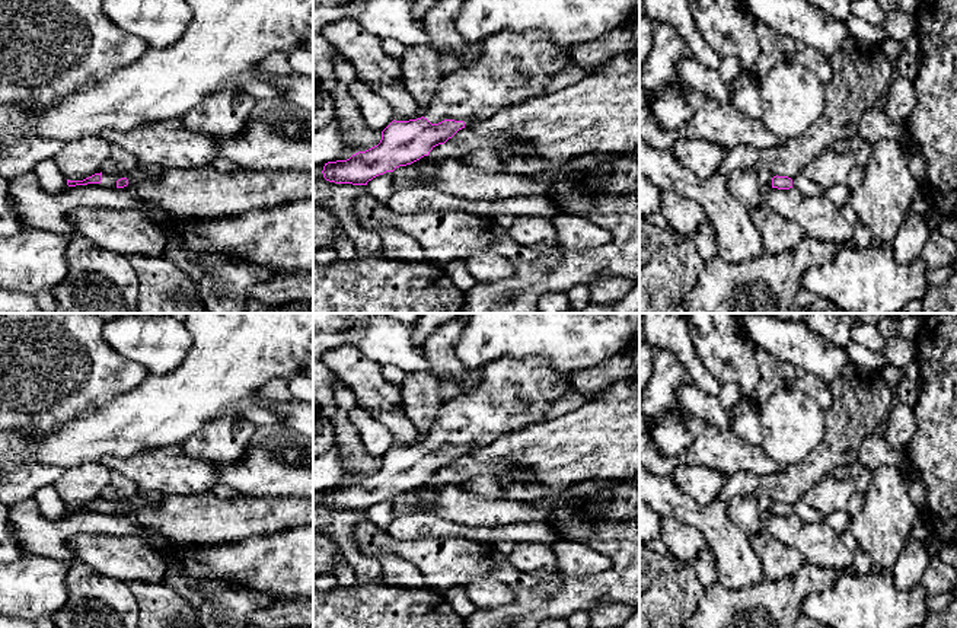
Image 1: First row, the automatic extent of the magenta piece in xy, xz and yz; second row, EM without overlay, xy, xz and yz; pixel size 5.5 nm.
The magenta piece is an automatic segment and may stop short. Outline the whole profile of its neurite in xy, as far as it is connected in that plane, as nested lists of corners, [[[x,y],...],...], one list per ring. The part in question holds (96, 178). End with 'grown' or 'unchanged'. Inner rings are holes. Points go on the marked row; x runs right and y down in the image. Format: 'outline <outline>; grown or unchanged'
outline [[[137,166],[131,172],[125,172],[121,175],[111,175],[111,173],[95,173],[83,181],[68,181],[68,187],[76,187],[76,185],[87,185],[87,184],[102,184],[106,188],[131,188],[137,185],[141,181],[156,181],[162,176],[162,173],[166,169],[157,168],[157,166],[150,166],[150,168],[140,168]]]; grown

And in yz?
outline [[[750,166],[733,172],[727,178],[727,188],[736,200],[752,207],[765,203],[765,195],[771,188],[792,188],[792,179],[775,176],[769,168]]]; grown

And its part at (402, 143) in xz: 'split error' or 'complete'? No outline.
split error

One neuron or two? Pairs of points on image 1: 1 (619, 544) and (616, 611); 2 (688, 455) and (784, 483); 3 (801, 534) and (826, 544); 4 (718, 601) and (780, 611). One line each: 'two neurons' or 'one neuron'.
1: two neurons
2: two neurons
3: one neuron
4: one neuron

